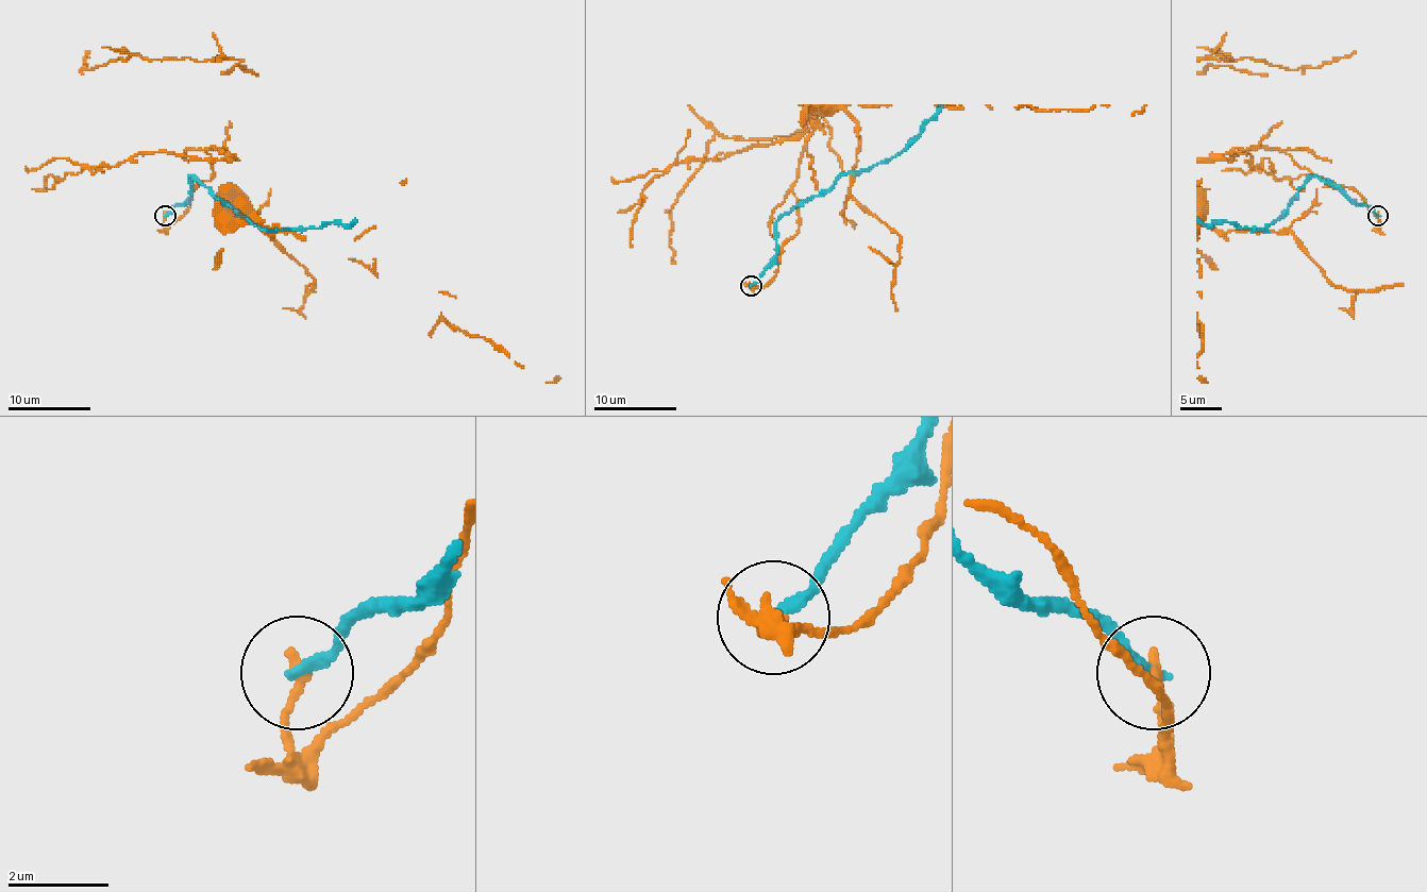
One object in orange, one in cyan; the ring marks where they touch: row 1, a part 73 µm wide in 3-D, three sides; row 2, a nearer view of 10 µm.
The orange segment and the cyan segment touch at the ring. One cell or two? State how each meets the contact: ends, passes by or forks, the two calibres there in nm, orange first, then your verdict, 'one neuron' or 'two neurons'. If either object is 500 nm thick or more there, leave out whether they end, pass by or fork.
orange ends; cyan ends; calibres 200 and 200 nm; two neurons

